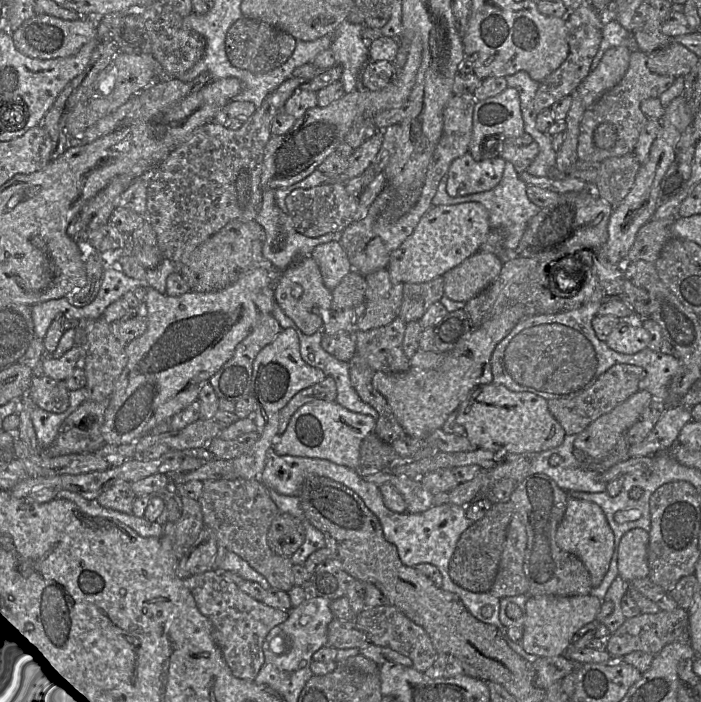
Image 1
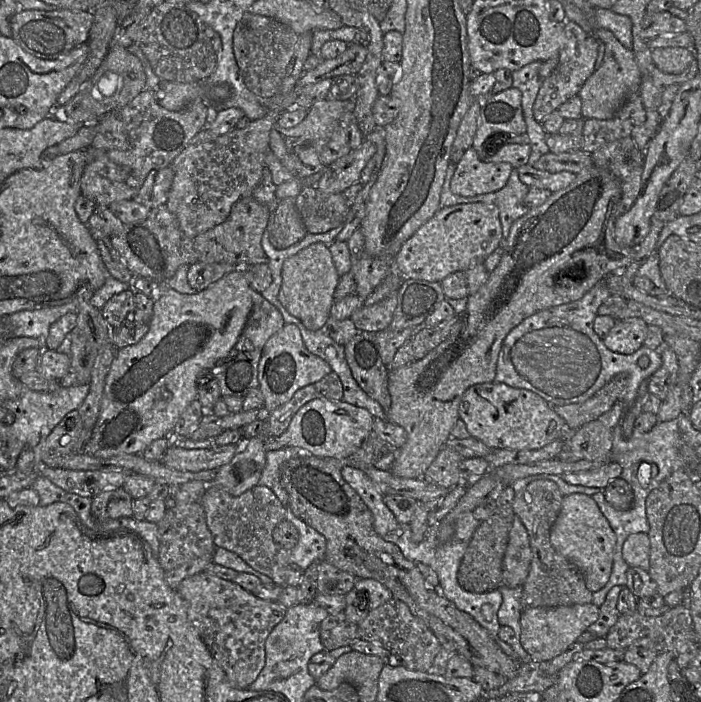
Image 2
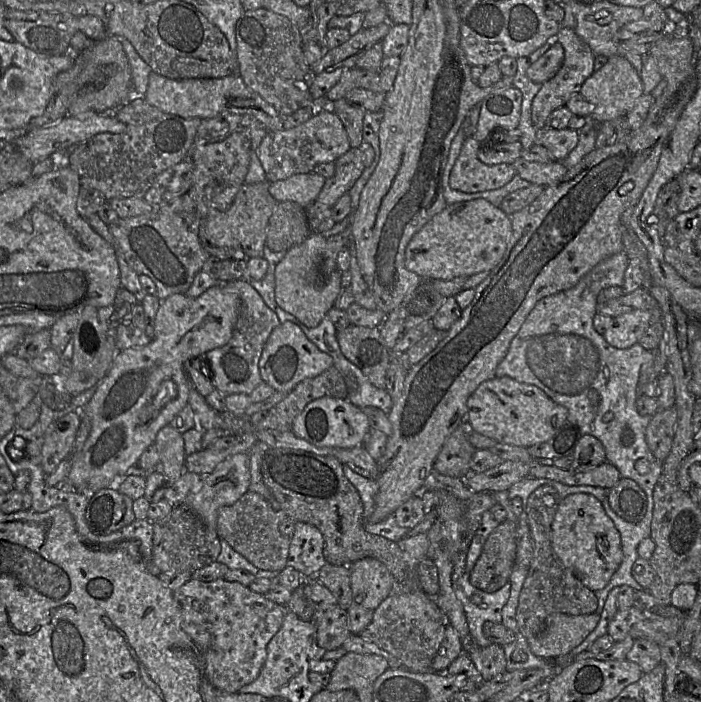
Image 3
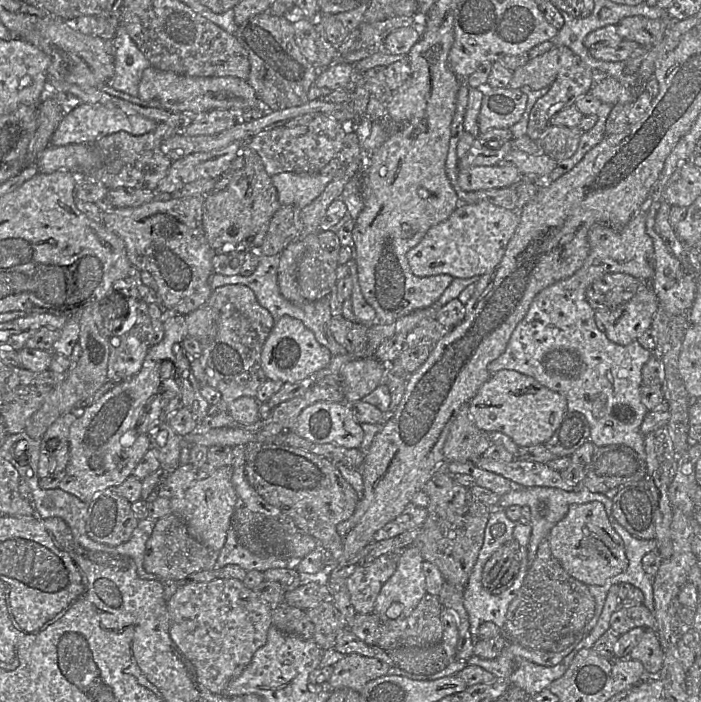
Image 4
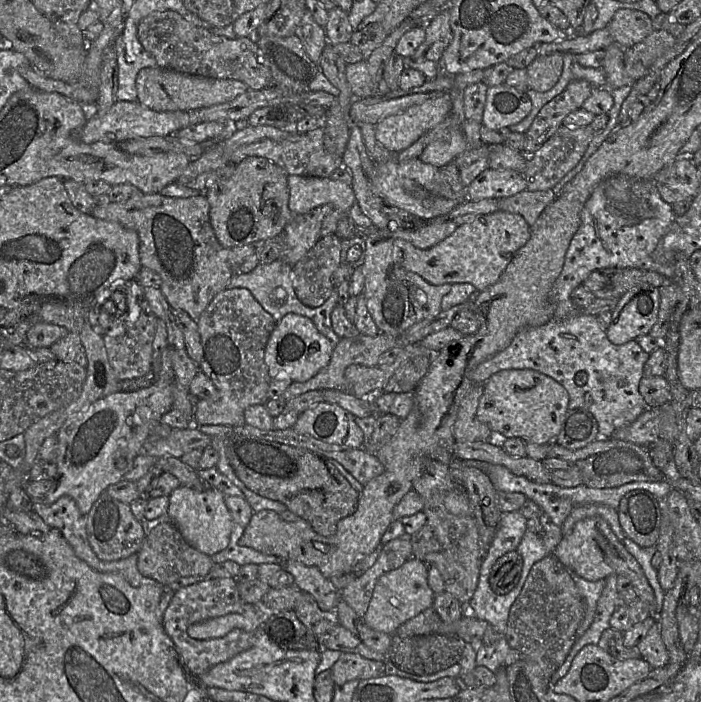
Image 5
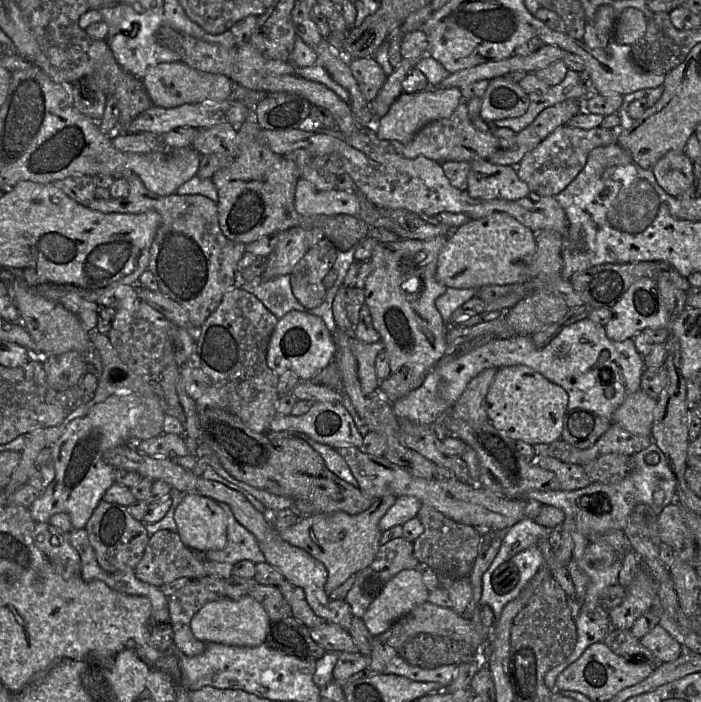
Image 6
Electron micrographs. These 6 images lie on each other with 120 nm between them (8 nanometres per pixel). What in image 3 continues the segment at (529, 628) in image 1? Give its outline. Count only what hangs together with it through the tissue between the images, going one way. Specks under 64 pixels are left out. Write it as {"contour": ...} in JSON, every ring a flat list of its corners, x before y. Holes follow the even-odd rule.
{"contour":[[555,613,547,617,544,629,536,636,527,638,531,651,540,658,556,659,566,656,582,643,596,628,600,615]]}

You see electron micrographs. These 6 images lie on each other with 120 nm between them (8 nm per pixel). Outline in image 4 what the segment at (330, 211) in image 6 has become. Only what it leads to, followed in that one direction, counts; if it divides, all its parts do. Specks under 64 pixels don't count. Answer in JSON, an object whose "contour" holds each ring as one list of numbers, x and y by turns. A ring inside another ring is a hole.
{"contour":[[284,172,272,176,272,183,282,205,293,205,300,209,312,203,331,182,334,176,321,173]]}

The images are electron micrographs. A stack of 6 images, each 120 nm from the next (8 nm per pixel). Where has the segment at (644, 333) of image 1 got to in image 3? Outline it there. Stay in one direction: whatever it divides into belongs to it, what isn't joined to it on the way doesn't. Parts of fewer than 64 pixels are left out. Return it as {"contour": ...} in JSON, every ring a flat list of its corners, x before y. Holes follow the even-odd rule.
{"contour":[[633,310,613,318,613,324,603,335,613,347,627,349,639,342,656,318,648,310]]}

